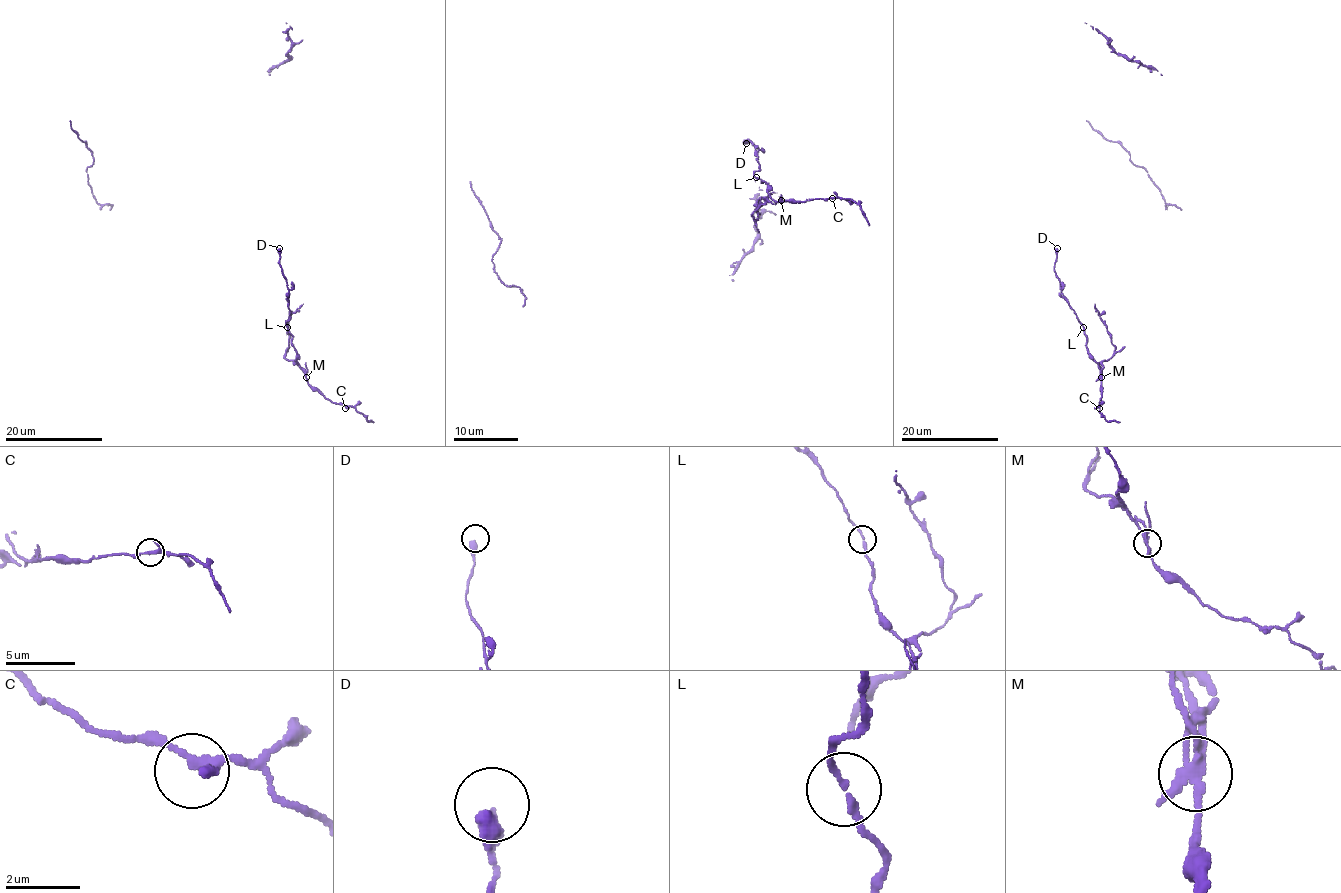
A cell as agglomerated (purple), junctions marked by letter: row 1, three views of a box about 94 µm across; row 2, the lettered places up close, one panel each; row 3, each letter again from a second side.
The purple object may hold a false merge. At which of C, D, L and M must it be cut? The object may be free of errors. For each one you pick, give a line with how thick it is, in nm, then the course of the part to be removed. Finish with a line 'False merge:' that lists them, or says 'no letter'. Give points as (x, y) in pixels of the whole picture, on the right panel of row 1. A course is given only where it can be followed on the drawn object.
M: 200 nm | (1101, 377), (1102, 361), (1108, 360), (1114, 345), (1095, 304)
False merge: M

